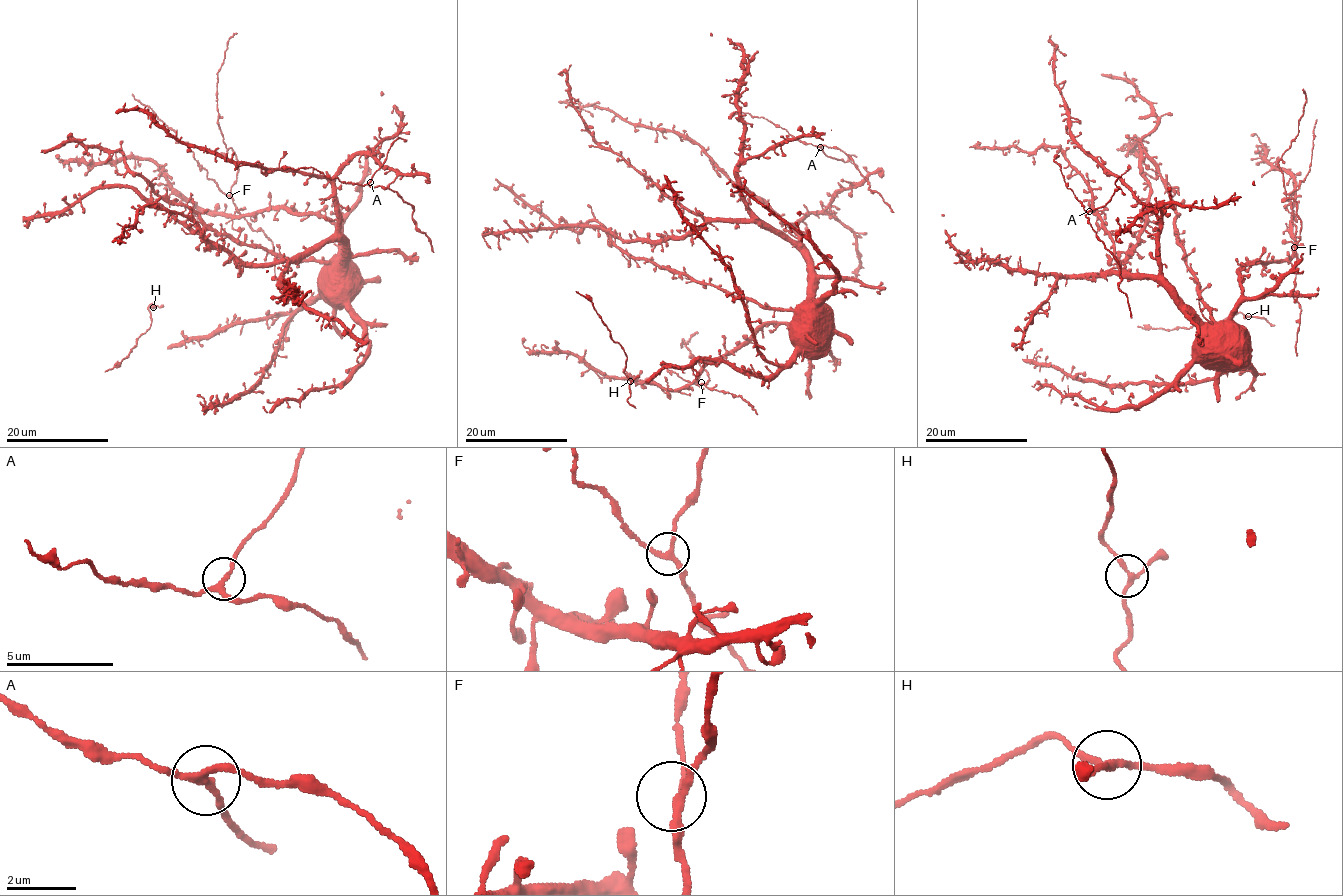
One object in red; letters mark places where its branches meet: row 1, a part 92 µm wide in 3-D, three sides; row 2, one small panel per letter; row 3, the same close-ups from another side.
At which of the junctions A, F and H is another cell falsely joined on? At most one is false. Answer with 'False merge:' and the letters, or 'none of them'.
False merge: none of them

